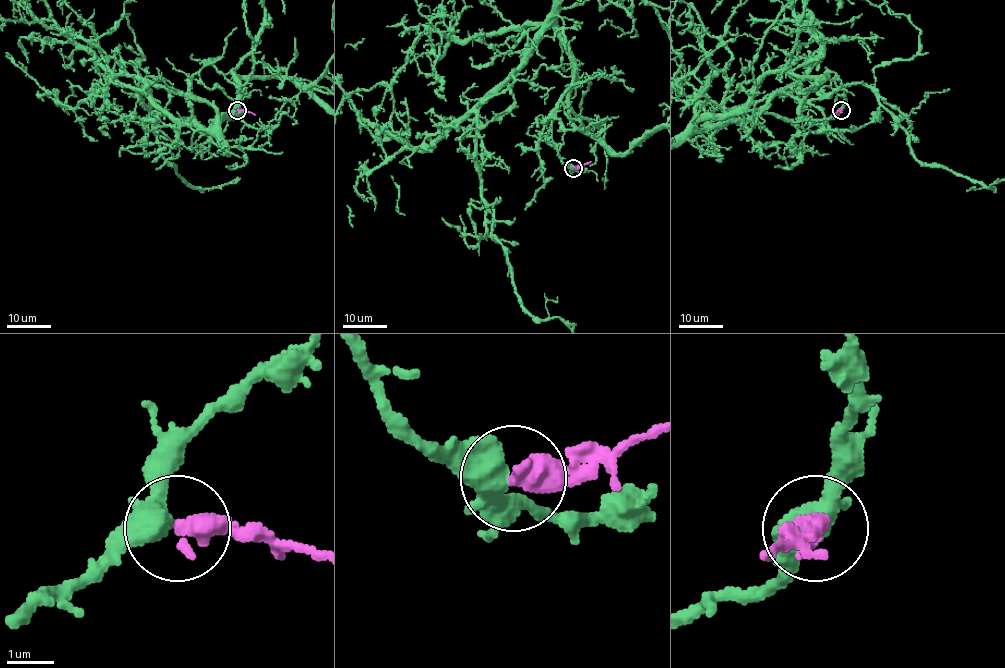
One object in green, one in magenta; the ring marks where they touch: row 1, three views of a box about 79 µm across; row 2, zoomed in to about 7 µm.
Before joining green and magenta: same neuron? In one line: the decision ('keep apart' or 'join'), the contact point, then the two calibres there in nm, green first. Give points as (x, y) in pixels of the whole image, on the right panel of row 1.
join; at (841, 110); 500 nm thick on the green side, 500 nm on the other

